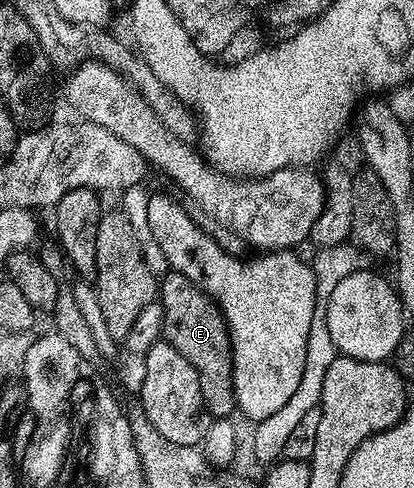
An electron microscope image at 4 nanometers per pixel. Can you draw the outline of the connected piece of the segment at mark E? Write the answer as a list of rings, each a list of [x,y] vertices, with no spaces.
[[[174,272],[162,279],[157,298],[163,303],[163,338],[177,348],[189,364],[193,364],[197,384],[201,384],[201,400],[208,415],[215,420],[231,418],[237,410],[233,392],[233,352],[231,334],[227,331],[227,321],[219,311],[219,305],[202,288]]]

